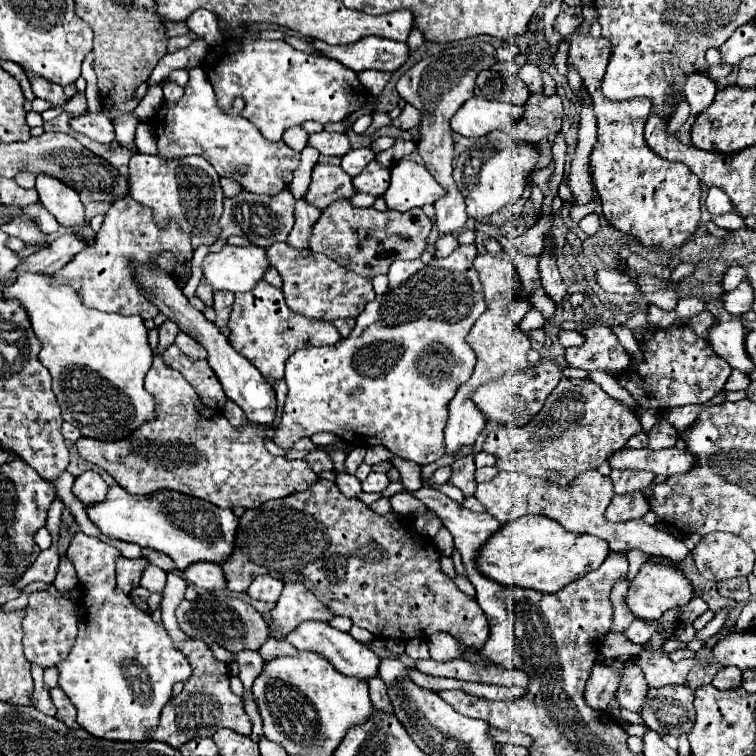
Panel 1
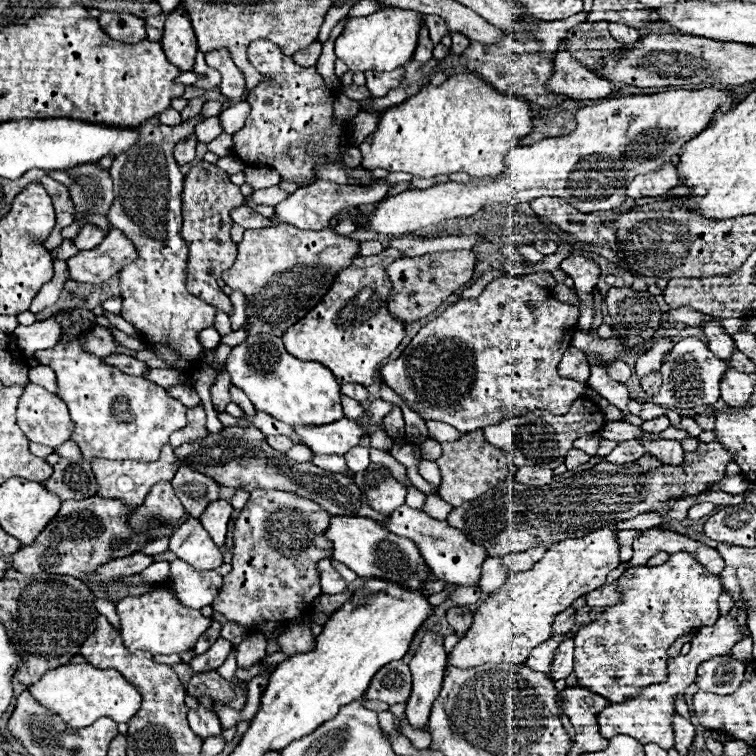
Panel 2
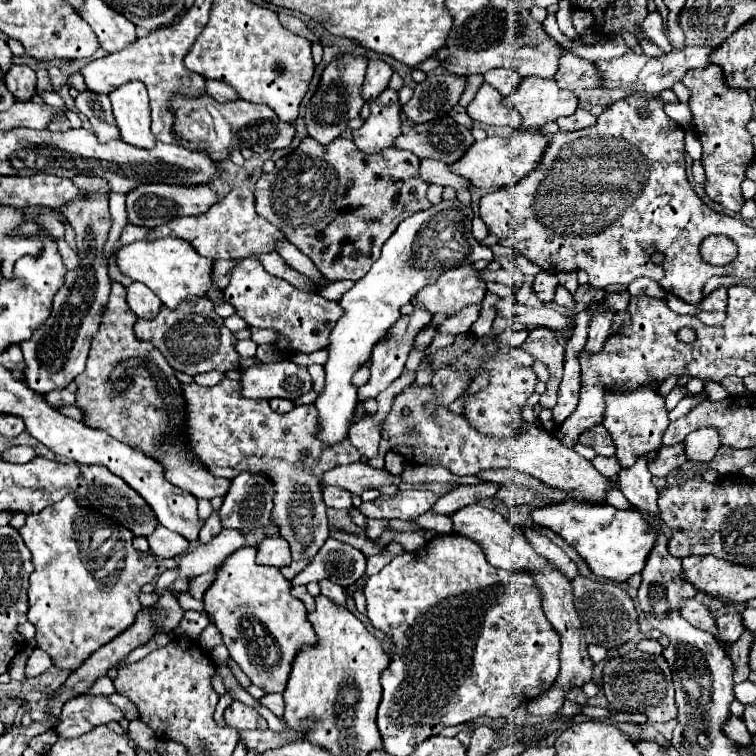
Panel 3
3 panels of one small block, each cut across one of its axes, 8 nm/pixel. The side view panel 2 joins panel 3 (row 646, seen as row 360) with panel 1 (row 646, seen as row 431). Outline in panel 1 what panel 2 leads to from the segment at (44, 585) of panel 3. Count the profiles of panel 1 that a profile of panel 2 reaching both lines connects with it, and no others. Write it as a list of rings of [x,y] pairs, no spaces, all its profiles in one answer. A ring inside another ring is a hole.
[[[76,532],[70,540],[68,552],[74,562],[78,582],[82,584],[82,598],[78,602],[78,638],[68,658],[58,664],[60,672],[60,688],[66,692],[70,702],[78,710],[78,724],[88,730],[92,736],[108,738],[108,740],[124,740],[124,742],[142,742],[146,738],[146,730],[152,724],[158,724],[160,710],[170,700],[172,688],[176,682],[186,682],[192,674],[192,668],[186,656],[174,646],[170,634],[166,632],[162,622],[154,622],[152,614],[140,610],[130,594],[124,594],[116,586],[116,560],[122,556],[120,550],[112,544],[102,542],[100,538],[86,536],[84,532]]]

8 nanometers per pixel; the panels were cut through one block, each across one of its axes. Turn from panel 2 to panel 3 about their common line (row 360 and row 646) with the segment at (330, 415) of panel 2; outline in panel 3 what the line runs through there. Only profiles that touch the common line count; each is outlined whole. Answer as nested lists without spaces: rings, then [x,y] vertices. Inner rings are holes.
[[[238,548],[220,566],[214,584],[204,594],[204,610],[224,636],[224,646],[244,674],[264,694],[284,692],[292,662],[304,646],[316,644],[306,606],[290,594],[292,584],[276,568],[256,566],[254,548]]]

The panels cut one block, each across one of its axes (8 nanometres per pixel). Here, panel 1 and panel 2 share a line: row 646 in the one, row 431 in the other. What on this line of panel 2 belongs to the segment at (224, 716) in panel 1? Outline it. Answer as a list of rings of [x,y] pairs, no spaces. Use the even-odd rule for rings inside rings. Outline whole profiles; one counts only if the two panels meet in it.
[[[202,404],[194,406],[194,408],[188,408],[186,416],[188,416],[188,426],[182,428],[182,430],[176,430],[170,436],[172,450],[176,450],[180,444],[190,444],[190,442],[196,442],[196,440],[202,440],[204,436],[208,436],[206,410],[204,410]]]

